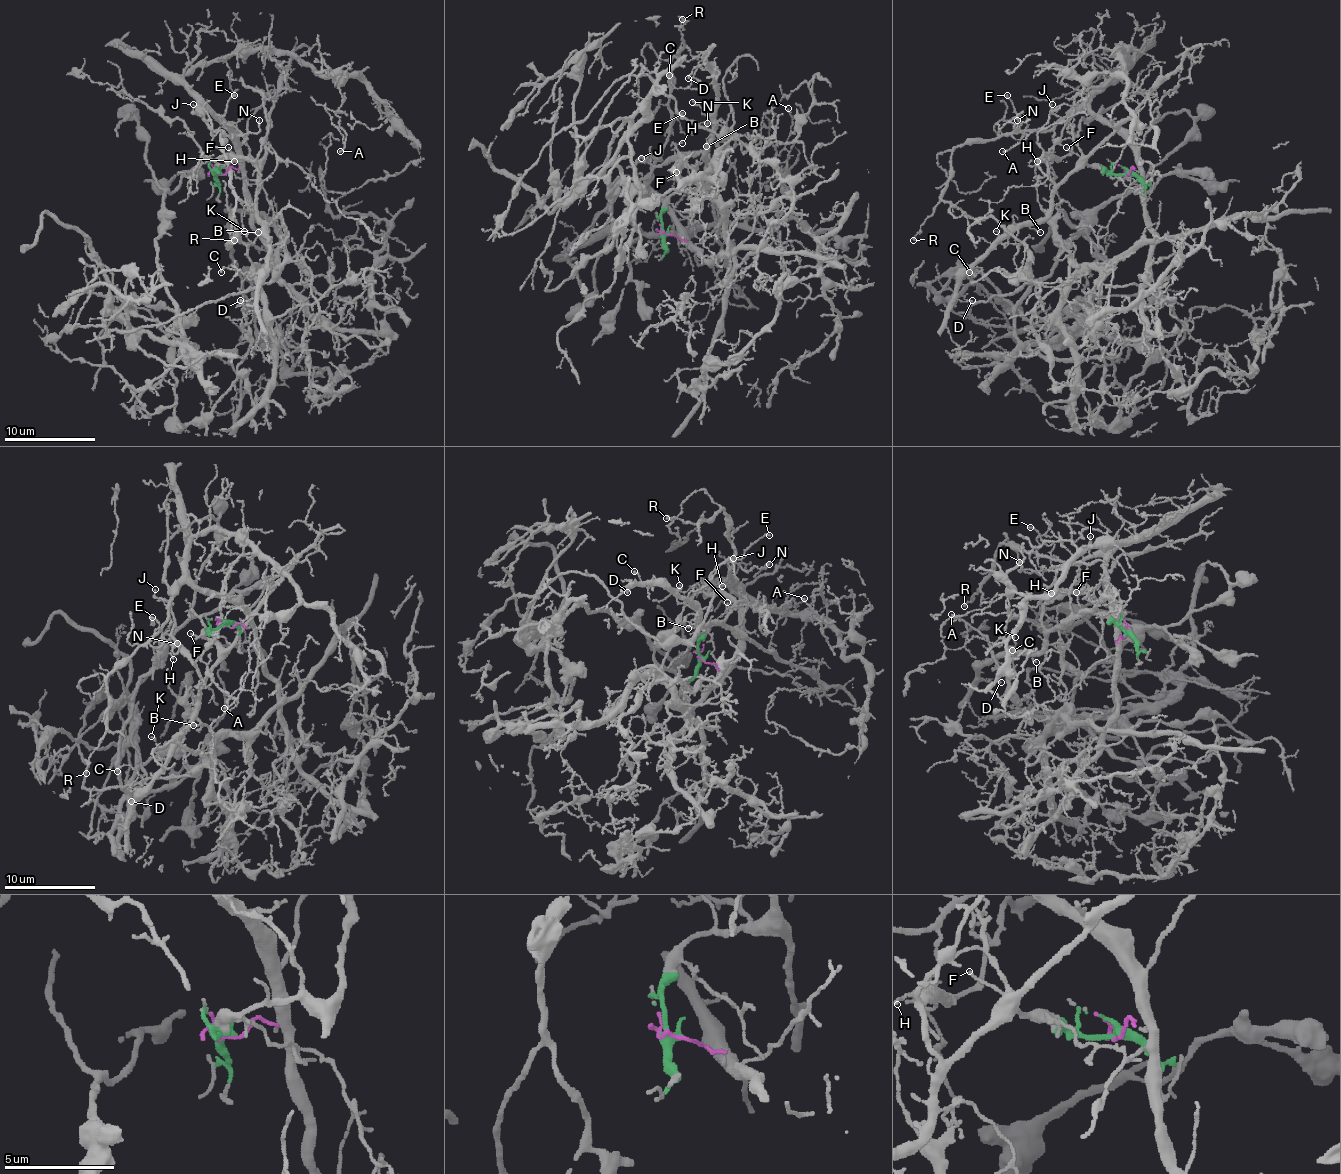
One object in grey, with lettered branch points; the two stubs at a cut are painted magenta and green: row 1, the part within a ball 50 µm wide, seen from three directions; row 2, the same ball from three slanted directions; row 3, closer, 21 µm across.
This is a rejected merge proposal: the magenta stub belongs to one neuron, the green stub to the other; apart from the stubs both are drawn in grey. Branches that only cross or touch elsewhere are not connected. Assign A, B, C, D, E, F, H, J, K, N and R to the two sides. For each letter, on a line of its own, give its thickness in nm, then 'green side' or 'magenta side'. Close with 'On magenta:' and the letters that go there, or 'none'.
A: 130 nm | magenta side
B: 130 nm | green side
C: 140 nm | green side
D: 130 nm | green side
E: 150 nm | magenta side
F: 130 nm | green side
H: 130 nm | green side
J: 110 nm | magenta side
K: 120 nm | green side
N: 150 nm | magenta side
R: 140 nm | magenta side
On magenta: A, E, J, N, R

